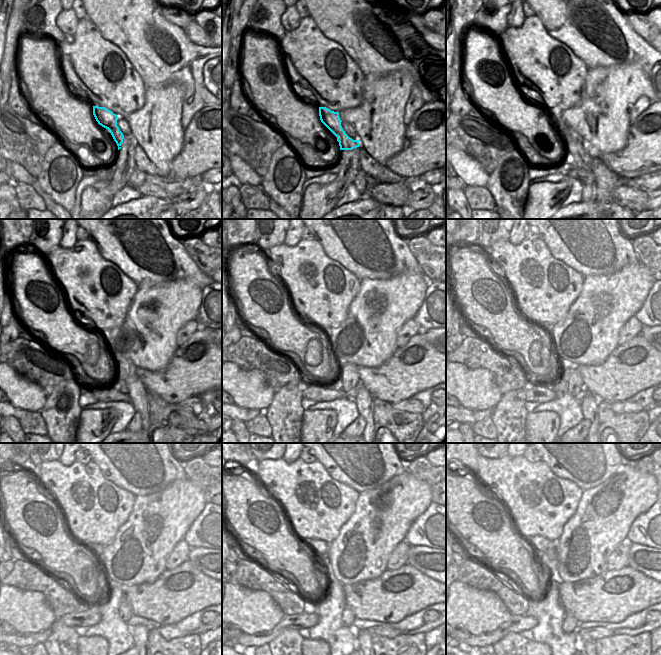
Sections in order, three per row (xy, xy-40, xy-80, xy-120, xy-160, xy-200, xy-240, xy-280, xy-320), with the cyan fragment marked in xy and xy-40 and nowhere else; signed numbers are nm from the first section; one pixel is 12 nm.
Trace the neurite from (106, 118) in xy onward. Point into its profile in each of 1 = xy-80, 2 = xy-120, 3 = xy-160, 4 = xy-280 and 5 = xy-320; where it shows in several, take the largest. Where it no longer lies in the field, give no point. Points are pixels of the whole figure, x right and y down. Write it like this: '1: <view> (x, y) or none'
1: xy-80 (579, 157)
2: xy-120 (135, 389)
3: xy-160 (364, 400)
4: xy-280 (364, 640)
5: xy-320 (589, 645)

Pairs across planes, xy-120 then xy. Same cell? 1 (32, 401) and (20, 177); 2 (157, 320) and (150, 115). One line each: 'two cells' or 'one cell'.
1: one cell
2: one cell

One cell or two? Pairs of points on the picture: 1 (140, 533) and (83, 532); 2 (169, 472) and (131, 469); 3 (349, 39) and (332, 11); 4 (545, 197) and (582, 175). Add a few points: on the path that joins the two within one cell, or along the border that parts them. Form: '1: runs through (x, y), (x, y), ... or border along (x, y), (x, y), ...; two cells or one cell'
1: border along (130, 514), (119, 527), (115, 538), (104, 546); two cells
2: runs through (160, 469), (140, 469); one cell
3: runs through (349, 32), (349, 28), (339, 18); one cell
4: runs through (554, 194), (573, 175); one cell

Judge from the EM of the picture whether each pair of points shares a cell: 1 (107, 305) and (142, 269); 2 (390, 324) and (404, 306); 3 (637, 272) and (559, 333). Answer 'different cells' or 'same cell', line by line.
1: different cells
2: same cell
3: same cell

